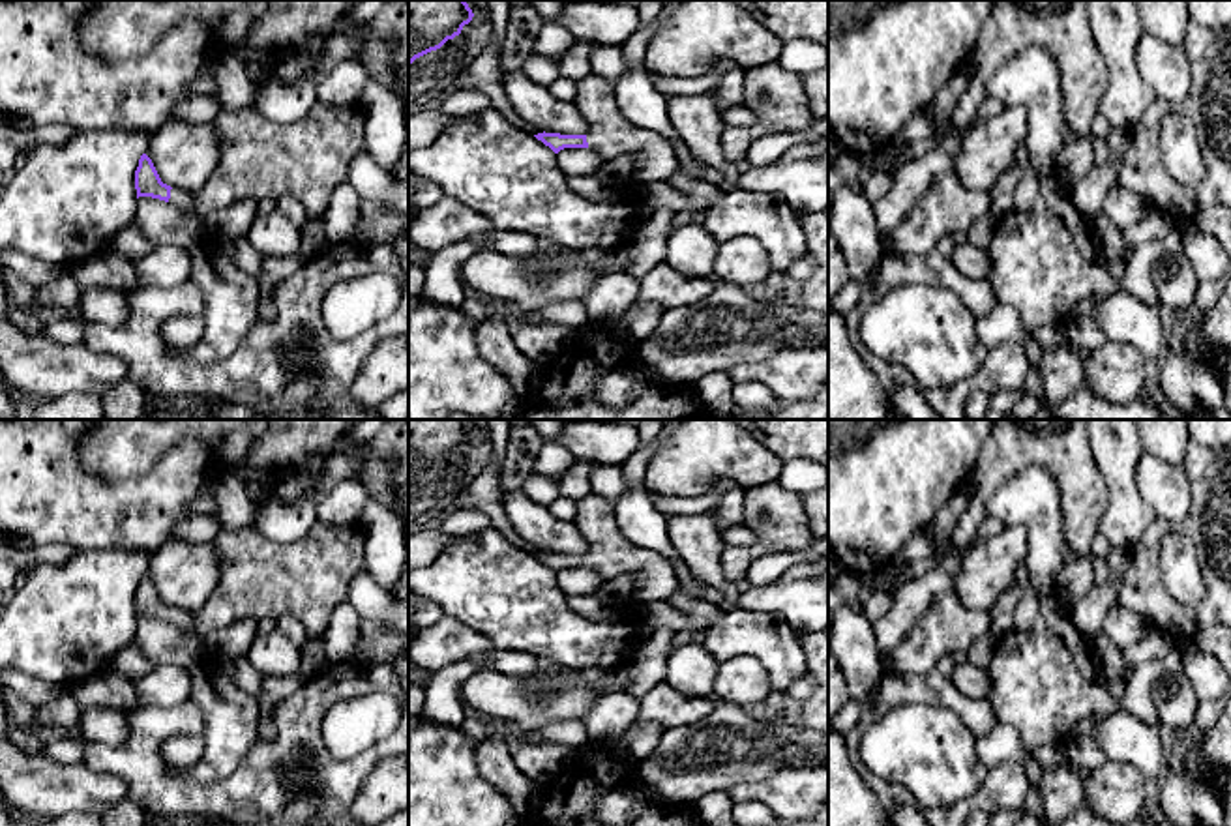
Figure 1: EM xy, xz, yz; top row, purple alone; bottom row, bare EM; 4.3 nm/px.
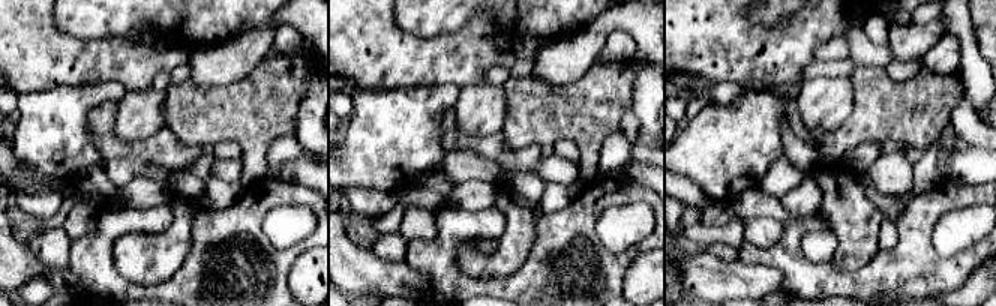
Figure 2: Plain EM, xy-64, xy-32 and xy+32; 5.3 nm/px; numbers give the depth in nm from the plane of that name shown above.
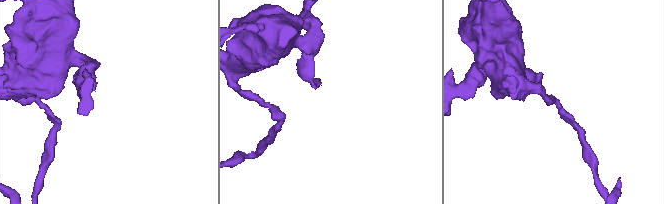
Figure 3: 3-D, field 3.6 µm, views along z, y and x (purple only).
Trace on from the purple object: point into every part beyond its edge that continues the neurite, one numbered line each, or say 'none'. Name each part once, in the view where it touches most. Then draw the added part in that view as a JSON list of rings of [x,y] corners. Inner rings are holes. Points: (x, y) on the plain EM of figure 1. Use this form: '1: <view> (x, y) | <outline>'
1: xy (182, 619) | [[[171,609],[169,622],[176,626],[178,629],[195,635],[195,612],[185,609]]]

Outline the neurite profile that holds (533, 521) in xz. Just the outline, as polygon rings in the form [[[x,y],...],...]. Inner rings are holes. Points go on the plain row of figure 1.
[[[523,491],[504,493],[502,508],[513,530],[527,543],[532,543],[545,553],[588,553],[588,541],[573,521],[556,519],[545,504],[534,502]]]

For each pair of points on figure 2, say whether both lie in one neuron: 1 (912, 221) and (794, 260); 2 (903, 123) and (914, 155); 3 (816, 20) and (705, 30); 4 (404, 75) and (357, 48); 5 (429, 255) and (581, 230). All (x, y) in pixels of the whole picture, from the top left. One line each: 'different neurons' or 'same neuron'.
1: same neuron
2: different neurons
3: same neuron
4: same neuron
5: same neuron

